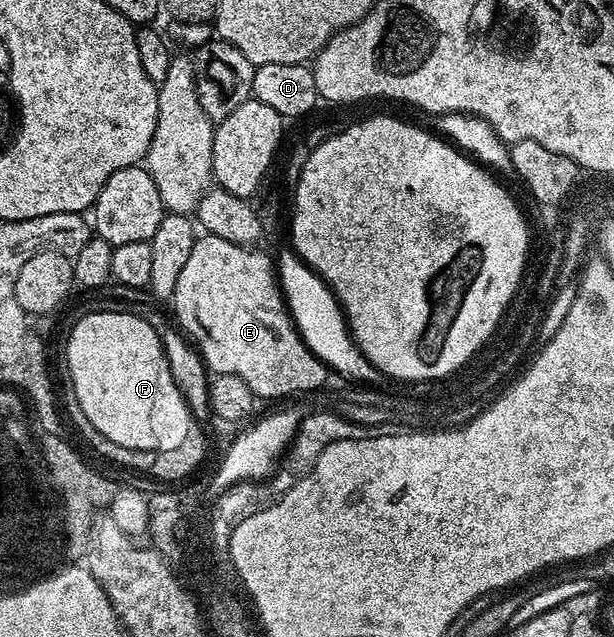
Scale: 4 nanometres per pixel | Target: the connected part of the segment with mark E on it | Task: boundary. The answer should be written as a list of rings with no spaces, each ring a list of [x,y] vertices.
[[[209,234],[199,235],[195,239],[192,254],[188,257],[184,270],[180,270],[180,279],[176,281],[176,290],[172,297],[181,331],[196,345],[211,373],[240,377],[254,392],[255,397],[262,399],[263,396],[266,400],[274,400],[277,396],[290,396],[293,392],[310,392],[313,388],[323,387],[327,383],[327,366],[314,356],[299,336],[287,311],[279,277],[271,258],[269,260],[264,253],[254,251],[258,250]]]

